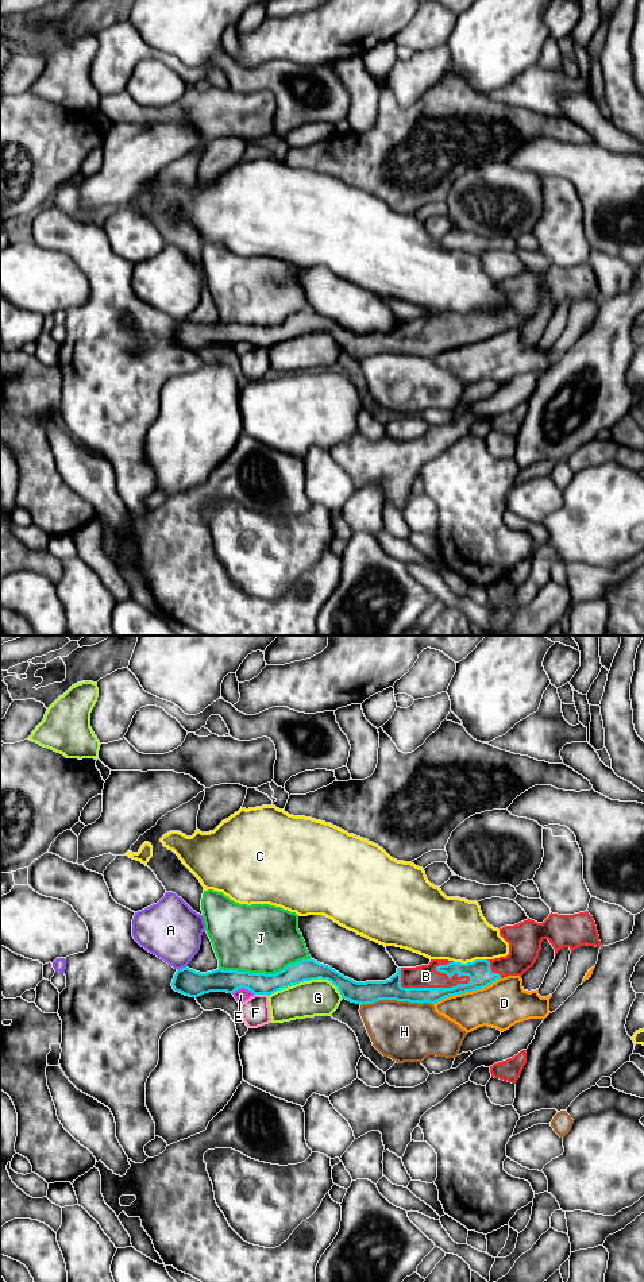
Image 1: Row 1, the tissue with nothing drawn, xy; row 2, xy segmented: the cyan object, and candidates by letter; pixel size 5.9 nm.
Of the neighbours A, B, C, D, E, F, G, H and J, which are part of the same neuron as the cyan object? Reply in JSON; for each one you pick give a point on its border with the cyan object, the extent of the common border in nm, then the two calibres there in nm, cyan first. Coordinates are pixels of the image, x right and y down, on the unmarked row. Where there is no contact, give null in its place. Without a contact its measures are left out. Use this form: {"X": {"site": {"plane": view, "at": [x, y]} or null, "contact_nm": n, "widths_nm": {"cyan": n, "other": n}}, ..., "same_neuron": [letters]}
{"B": {"site": {"plane": "xy", "at": [427, 340]}, "contact_nm": 440, "widths_nm": {"cyan": 130, "other": 140}}, "same_neuron": ["B"]}

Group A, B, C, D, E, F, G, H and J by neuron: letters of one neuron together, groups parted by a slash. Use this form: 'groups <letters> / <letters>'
groups A / B / C / D / E / F / G / H / J

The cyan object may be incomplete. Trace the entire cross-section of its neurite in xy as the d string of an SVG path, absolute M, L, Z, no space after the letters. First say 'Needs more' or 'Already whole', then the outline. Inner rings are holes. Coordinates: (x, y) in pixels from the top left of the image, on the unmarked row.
Needs more. M589 263L574 267L558 267L549 266L543 274L537 275L532 271L527 271L514 278L505 278L500 281L500 287L509 296L509 306L494 312L475 312L473 314L462 316L448 312L431 312L428 317L416 320L397 320L397 325L386 333L366 333L356 335L348 329L344 329L328 317L320 316L312 310L298 313L288 317L284 323L274 327L250 325L238 323L216 321L207 325L200 325L188 318L177 321L171 339L176 344L180 344L189 350L198 350L209 344L227 344L244 340L254 347L267 347L281 343L284 340L311 333L311 332L328 332L331 333L346 351L356 356L373 356L379 352L397 352L409 355L429 355L435 356L446 350L473 344L486 340L500 331L508 328L522 328L536 314L541 302L541 293L548 291L555 301L555 309L563 300L568 300L571 305L581 298L602 300L595 274Z

